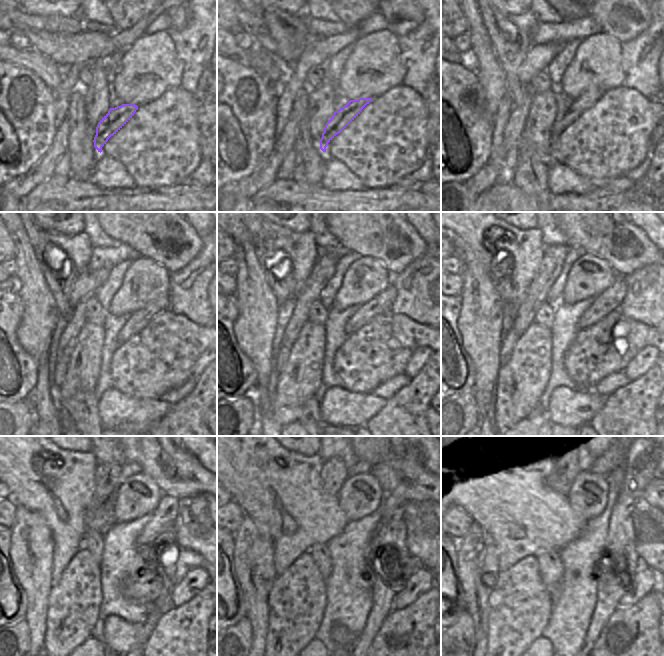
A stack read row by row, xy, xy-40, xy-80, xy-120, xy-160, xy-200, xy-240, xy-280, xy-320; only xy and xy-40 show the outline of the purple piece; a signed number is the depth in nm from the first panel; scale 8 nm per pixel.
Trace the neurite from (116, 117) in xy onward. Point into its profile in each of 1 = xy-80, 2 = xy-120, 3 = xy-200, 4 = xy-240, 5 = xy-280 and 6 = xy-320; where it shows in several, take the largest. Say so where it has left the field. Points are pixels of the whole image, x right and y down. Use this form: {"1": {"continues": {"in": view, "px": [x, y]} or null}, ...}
{"1": {"continues": {"in": "xy-80", "px": [587, 99]}}, "2": {"continues": {"in": "xy-120", "px": [138, 320]}}, "3": {"continues": {"in": "xy-200", "px": [612, 297]}}, "4": {"continues": {"in": "xy-240", "px": [164, 517]}}, "5": {"continues": {"in": "xy-280", "px": [393, 506]}}, "6": {"continues": {"in": "xy-320", "px": [642, 456]}}}

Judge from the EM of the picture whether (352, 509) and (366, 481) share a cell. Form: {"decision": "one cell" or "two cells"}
{"decision": "one cell"}

